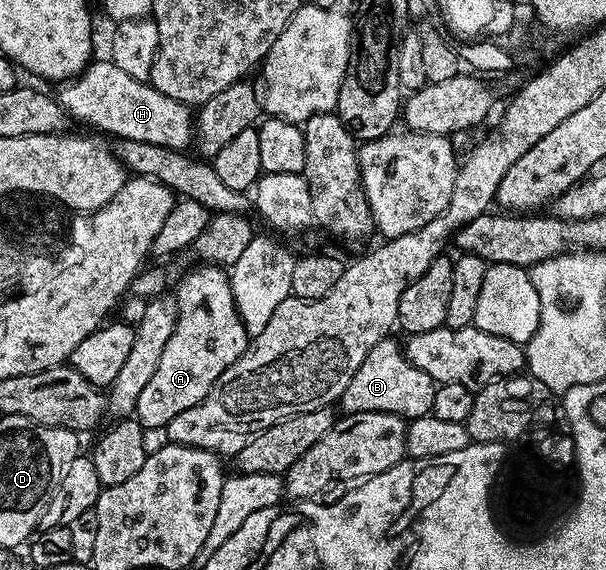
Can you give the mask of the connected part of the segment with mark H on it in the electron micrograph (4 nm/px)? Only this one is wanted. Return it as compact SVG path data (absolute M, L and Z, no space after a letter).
M111 59L93 60L78 77L72 78L58 93L60 106L69 118L85 121L116 139L134 139L138 143L154 143L167 149L187 150L194 141L194 113L183 100L162 95L148 81L126 75Z

